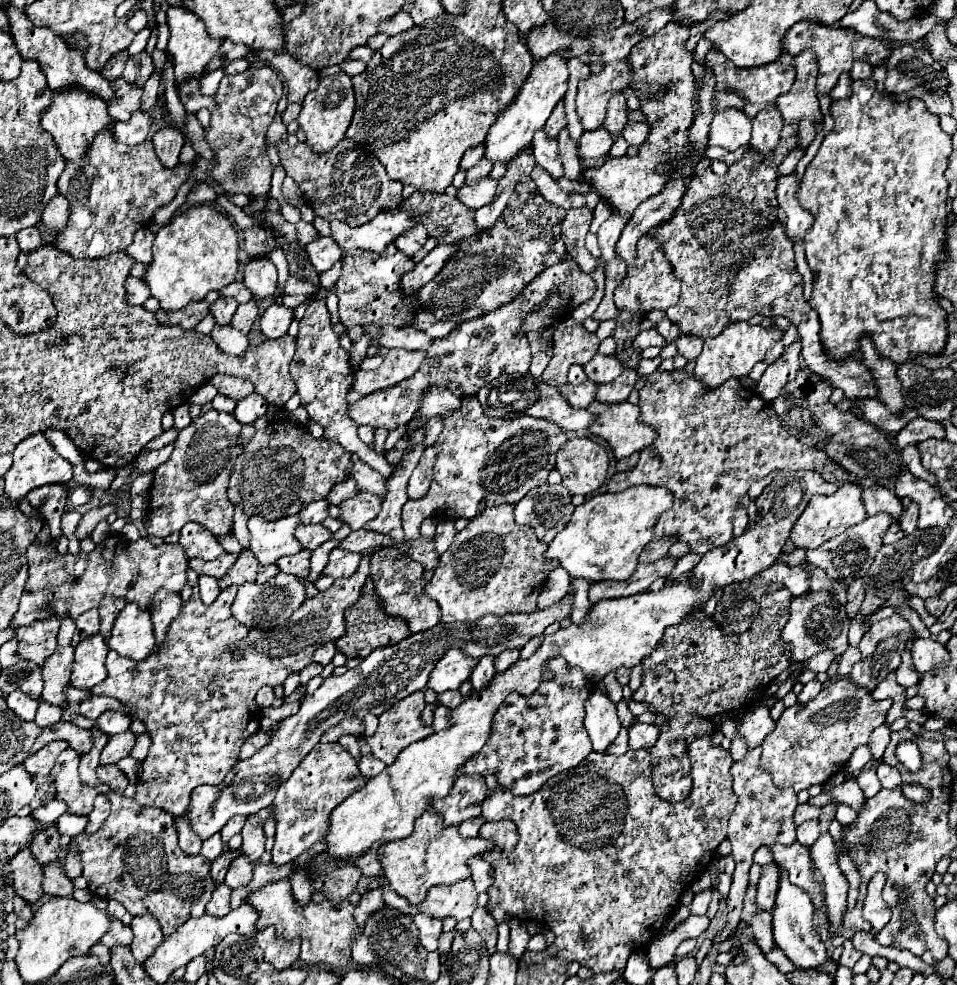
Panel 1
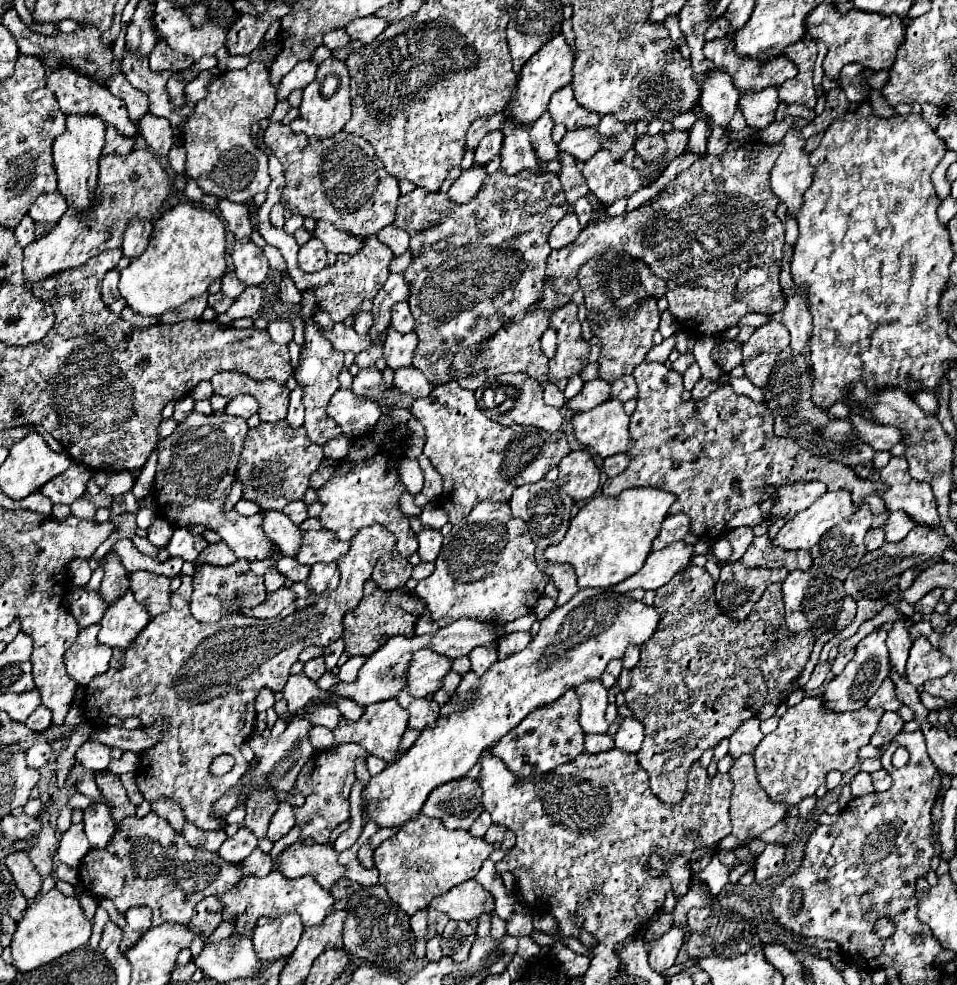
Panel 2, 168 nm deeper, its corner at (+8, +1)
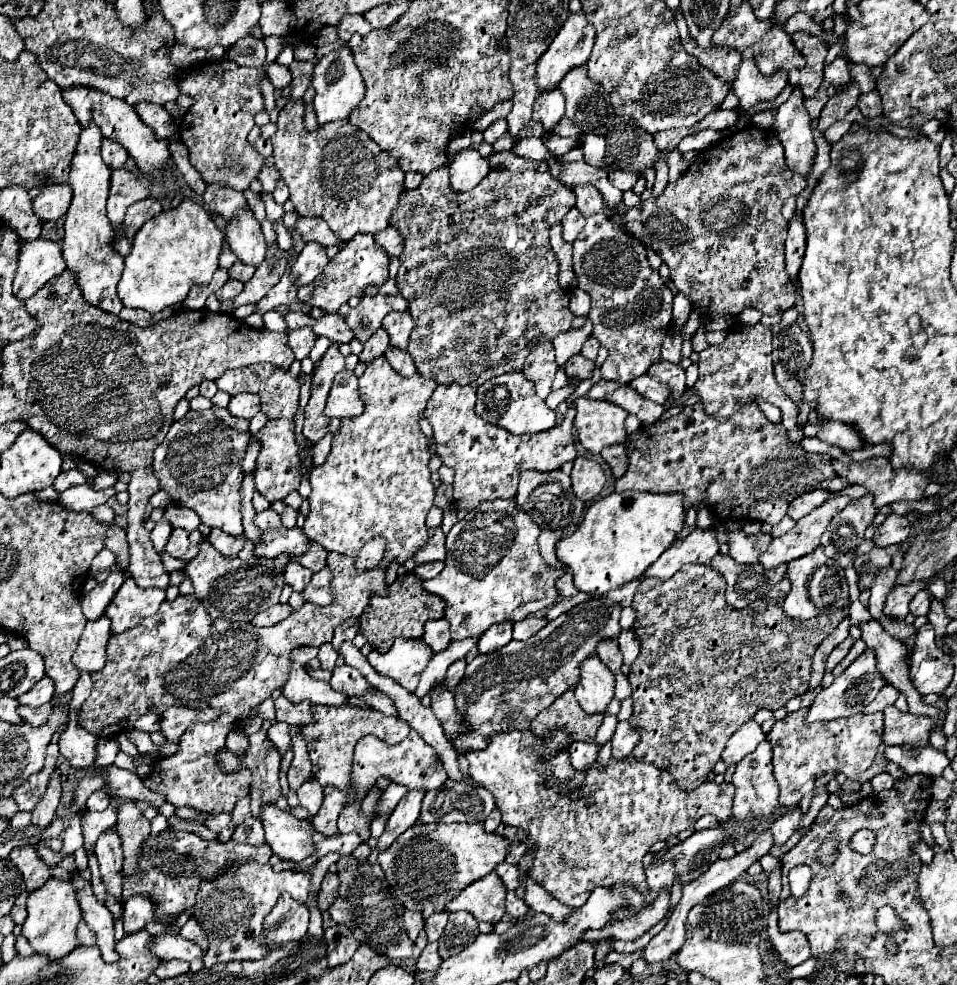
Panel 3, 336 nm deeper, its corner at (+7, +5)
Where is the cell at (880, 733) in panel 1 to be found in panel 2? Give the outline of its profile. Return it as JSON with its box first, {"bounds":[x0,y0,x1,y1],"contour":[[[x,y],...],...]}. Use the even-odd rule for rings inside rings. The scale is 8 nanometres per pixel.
{"bounds":[871,712,903,746],"contour":[[[885,712],[873,738],[871,738],[871,746],[883,746],[885,742],[891,742],[903,728],[903,718],[897,712]]]}

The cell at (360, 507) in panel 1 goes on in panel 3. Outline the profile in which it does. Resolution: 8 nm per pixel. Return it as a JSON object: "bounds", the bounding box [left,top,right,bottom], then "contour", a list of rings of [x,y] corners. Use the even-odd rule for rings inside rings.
{"bounds":[302,356,438,570],"contour":[[[384,356],[376,358],[358,382],[360,396],[366,402],[366,408],[358,418],[340,420],[340,428],[334,434],[332,450],[326,462],[322,466],[310,468],[310,512],[302,530],[312,542],[318,542],[328,552],[338,552],[352,558],[368,540],[382,536],[386,540],[386,552],[378,566],[386,570],[386,566],[390,566],[390,562],[394,560],[398,564],[404,564],[428,540],[426,514],[434,506],[436,488],[430,482],[430,452],[428,440],[420,432],[420,420],[424,418],[426,402],[430,400],[438,384],[432,378],[420,376],[418,372],[410,378],[396,374],[396,370],[386,362]]]}

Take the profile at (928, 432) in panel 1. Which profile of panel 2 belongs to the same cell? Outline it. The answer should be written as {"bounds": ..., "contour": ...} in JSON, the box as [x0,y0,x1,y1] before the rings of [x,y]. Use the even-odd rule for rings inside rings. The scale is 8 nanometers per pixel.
{"bounds":[849,414,901,450],"contour":[[[851,414],[849,418],[851,418],[857,434],[861,434],[861,440],[871,444],[873,450],[891,450],[897,442],[901,442],[901,430],[897,430],[893,426],[873,424],[871,420],[861,418],[859,414]]]}

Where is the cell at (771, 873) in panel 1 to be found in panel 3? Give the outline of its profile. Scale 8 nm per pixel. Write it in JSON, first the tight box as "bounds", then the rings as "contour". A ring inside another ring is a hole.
{"bounds":[770,806,802,844],"contour":[[[796,806],[796,808],[790,808],[786,814],[782,814],[782,816],[778,816],[774,820],[774,824],[770,826],[770,830],[774,832],[774,842],[776,844],[784,844],[794,834],[794,828],[796,828],[800,816],[802,816],[802,812]]]}

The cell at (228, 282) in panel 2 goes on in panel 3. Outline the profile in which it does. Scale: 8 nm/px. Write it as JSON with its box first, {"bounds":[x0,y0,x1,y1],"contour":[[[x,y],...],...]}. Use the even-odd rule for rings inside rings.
{"bounds":[230,262,256,282],"contour":[[[234,262],[234,266],[230,268],[230,278],[236,278],[240,282],[248,282],[248,278],[254,274],[256,268],[246,266],[244,262]]]}

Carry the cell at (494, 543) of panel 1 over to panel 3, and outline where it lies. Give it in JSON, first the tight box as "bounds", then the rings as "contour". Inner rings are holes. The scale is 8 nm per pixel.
{"bounds":[424,498,564,640],"contour":[[[514,498],[482,502],[466,518],[456,522],[446,536],[446,568],[432,580],[424,582],[430,594],[444,598],[446,620],[450,622],[452,640],[480,638],[492,624],[512,618],[514,622],[542,612],[560,598],[556,580],[564,568],[552,568],[538,552],[540,526],[518,510]]]}

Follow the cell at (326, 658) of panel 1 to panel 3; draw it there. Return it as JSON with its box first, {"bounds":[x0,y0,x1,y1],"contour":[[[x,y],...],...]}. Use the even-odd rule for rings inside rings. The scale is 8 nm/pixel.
{"bounds":[290,646,318,664],"contour":[[[304,646],[304,648],[296,648],[296,650],[292,650],[292,654],[290,654],[290,660],[292,662],[298,662],[298,664],[306,664],[306,662],[310,662],[312,658],[316,658],[318,656],[318,648],[312,648],[312,646]]]}

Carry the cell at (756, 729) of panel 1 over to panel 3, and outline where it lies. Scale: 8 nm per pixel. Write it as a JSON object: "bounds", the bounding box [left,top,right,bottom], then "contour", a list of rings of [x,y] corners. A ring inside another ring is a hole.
{"bounds":[722,720,764,764],"contour":[[[754,720],[746,722],[744,726],[740,726],[736,730],[736,734],[726,742],[726,748],[722,752],[722,760],[726,764],[738,764],[746,754],[754,752],[756,746],[764,740],[764,732],[760,728],[760,724],[756,724]]]}

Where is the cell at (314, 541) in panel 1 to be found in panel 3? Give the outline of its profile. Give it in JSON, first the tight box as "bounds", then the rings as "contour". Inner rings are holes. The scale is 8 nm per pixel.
{"bounds":[254,508,282,530],"contour":[[[268,508],[268,510],[264,510],[264,512],[258,512],[258,514],[254,516],[254,524],[256,524],[260,530],[270,530],[270,528],[282,526],[280,516],[278,516],[272,508]]]}

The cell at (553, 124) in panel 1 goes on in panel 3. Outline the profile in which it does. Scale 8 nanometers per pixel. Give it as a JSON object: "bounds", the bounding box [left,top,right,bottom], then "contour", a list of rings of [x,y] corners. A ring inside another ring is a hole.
{"bounds":[558,66,614,136],"contour":[[[578,66],[574,70],[570,70],[570,74],[564,76],[564,80],[558,86],[562,90],[562,94],[566,96],[566,116],[584,132],[592,132],[592,134],[600,134],[604,136],[612,124],[614,118],[614,110],[610,106],[610,94],[606,94],[606,90],[602,90],[602,86],[594,84],[594,80],[590,80],[590,76],[586,74],[586,66]]]}

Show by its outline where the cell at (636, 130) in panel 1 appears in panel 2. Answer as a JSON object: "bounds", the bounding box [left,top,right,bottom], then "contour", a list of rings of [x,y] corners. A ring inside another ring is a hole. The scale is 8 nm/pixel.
{"bounds":[633,134,665,162],"contour":[[[641,134],[641,136],[635,138],[633,150],[635,150],[645,162],[653,162],[653,160],[659,160],[661,154],[665,154],[665,142],[663,142],[661,134],[657,134],[657,136]]]}

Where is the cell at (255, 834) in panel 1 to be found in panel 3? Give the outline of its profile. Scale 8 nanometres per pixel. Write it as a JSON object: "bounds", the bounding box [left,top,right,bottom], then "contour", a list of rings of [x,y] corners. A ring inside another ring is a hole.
{"bounds":[244,730,282,816],"contour":[[[264,730],[248,738],[244,766],[248,766],[252,772],[252,816],[260,816],[260,806],[266,802],[276,802],[282,794],[278,782],[280,754],[276,746],[268,740],[268,734]]]}

